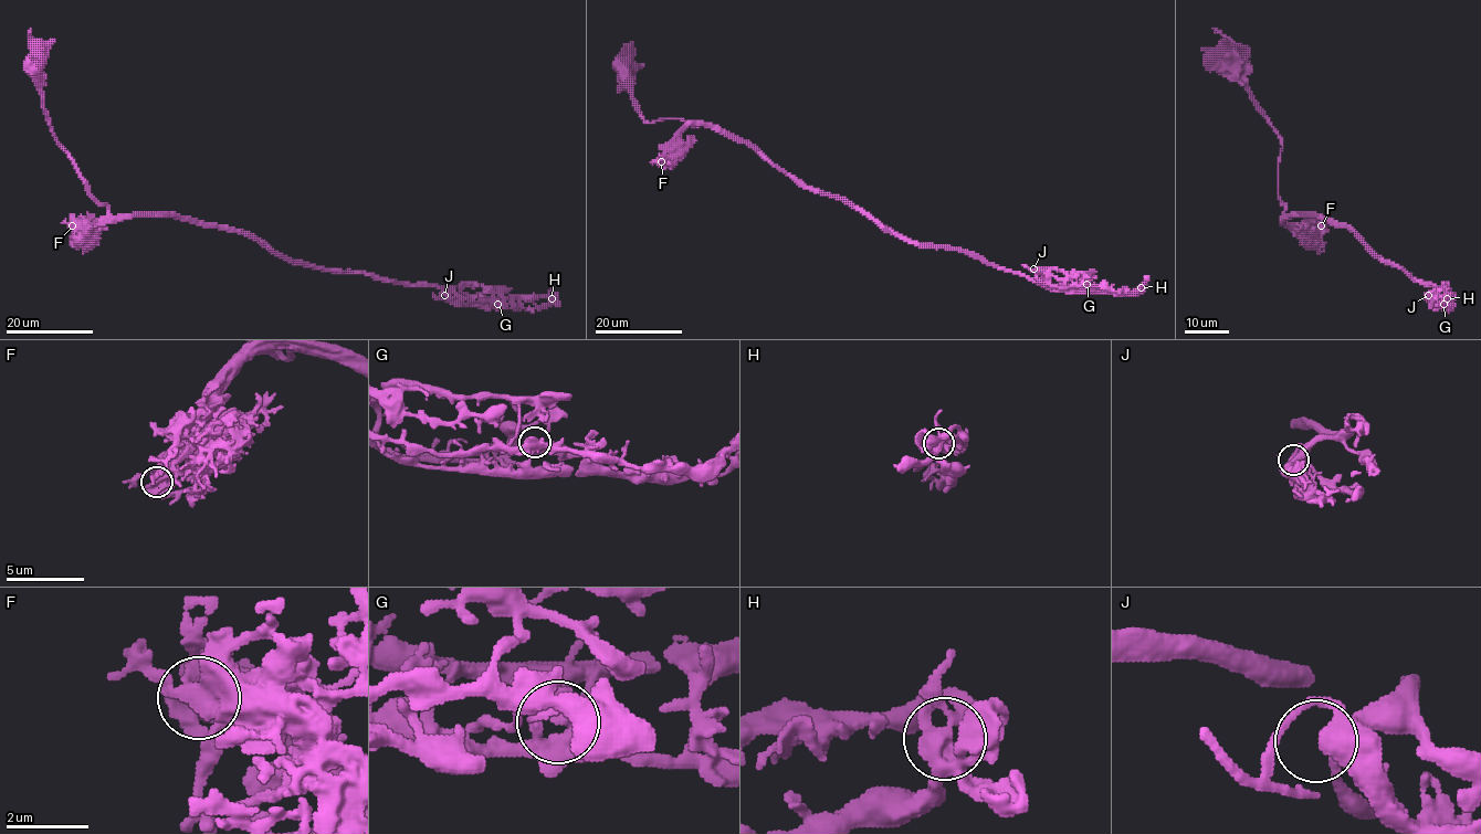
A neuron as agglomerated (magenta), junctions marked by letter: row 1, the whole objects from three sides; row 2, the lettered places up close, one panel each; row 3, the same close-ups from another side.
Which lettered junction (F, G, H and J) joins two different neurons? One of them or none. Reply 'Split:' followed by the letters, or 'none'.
Split: none

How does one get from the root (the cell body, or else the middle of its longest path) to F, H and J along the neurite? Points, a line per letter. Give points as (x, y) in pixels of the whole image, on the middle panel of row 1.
F: (627, 70), (632, 98), (648, 123), (679, 118), (696, 124), (683, 130), (661, 161)
H: (627, 70), (648, 123), (728, 132), (909, 240), (965, 249), (1057, 291), (1141, 287)
J: (627, 70), (648, 123), (718, 127), (909, 240), (1040, 282), (1033, 268)

